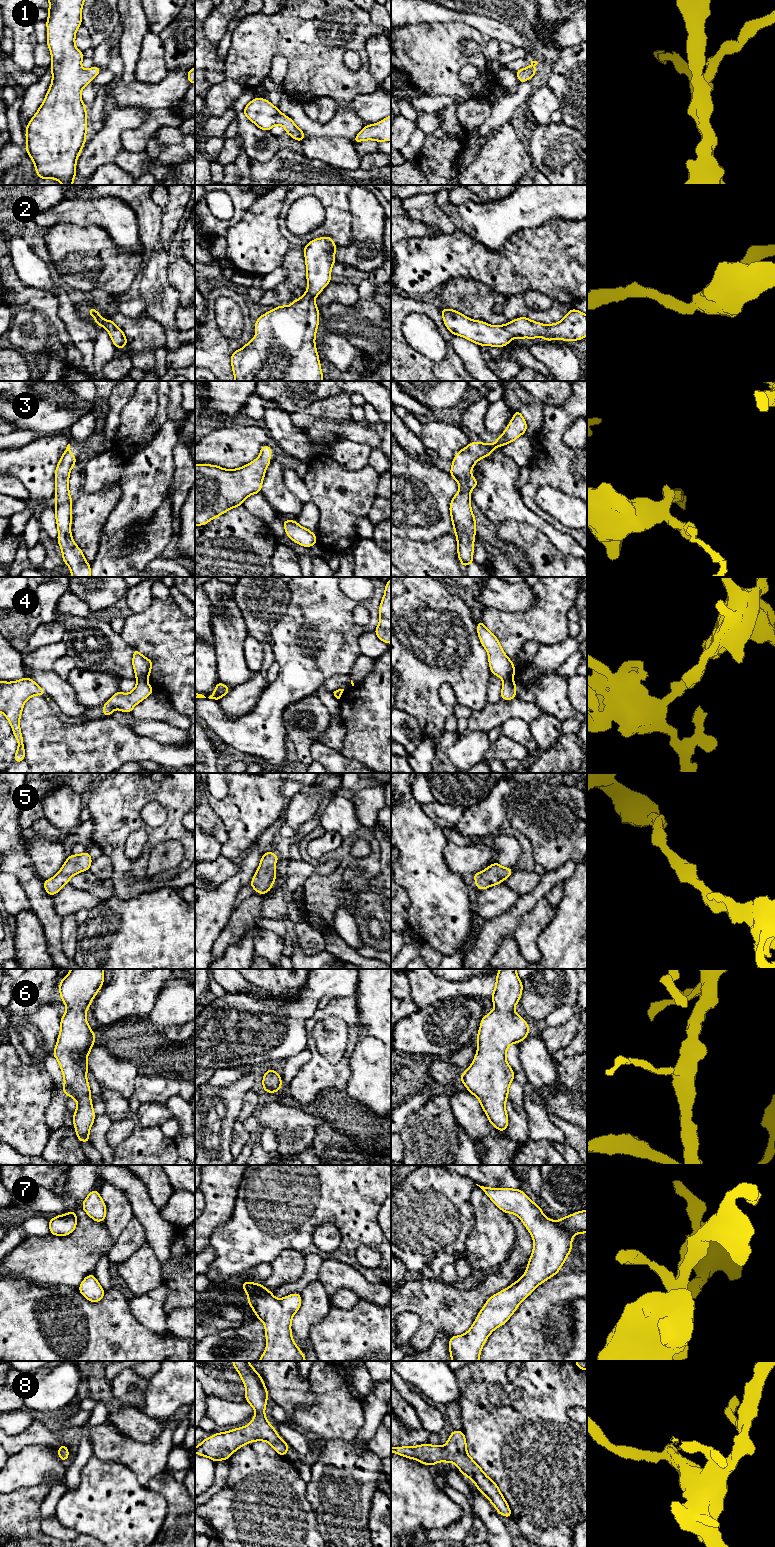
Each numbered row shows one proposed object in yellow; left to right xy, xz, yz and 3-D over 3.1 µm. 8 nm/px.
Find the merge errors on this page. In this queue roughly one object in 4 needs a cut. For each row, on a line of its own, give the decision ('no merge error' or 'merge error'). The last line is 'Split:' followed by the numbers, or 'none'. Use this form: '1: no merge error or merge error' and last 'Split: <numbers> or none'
1: no merge error
2: no merge error
3: no merge error
4: merge error
5: no merge error
6: no merge error
7: no merge error
8: no merge error
Split: 4

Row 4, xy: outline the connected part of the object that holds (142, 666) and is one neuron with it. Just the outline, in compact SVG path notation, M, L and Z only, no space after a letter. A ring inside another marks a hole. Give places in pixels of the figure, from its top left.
M133 648L132 665L134 668L135 677L137 681L139 680L147 681L149 675L151 674L152 664L153 660L146 658L138 650Z

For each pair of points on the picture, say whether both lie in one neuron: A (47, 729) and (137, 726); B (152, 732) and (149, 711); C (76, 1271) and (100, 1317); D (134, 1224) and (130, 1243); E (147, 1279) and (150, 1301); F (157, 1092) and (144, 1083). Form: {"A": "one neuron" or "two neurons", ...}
{"A": "two neurons", "B": "two neurons", "C": "two neurons", "D": "one neuron", "E": "two neurons", "F": "one neuron"}

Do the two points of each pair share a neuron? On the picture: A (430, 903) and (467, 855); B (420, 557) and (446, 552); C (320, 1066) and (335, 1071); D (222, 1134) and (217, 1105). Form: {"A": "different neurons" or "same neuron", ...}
{"A": "different neurons", "B": "same neuron", "C": "same neuron", "D": "same neuron"}

